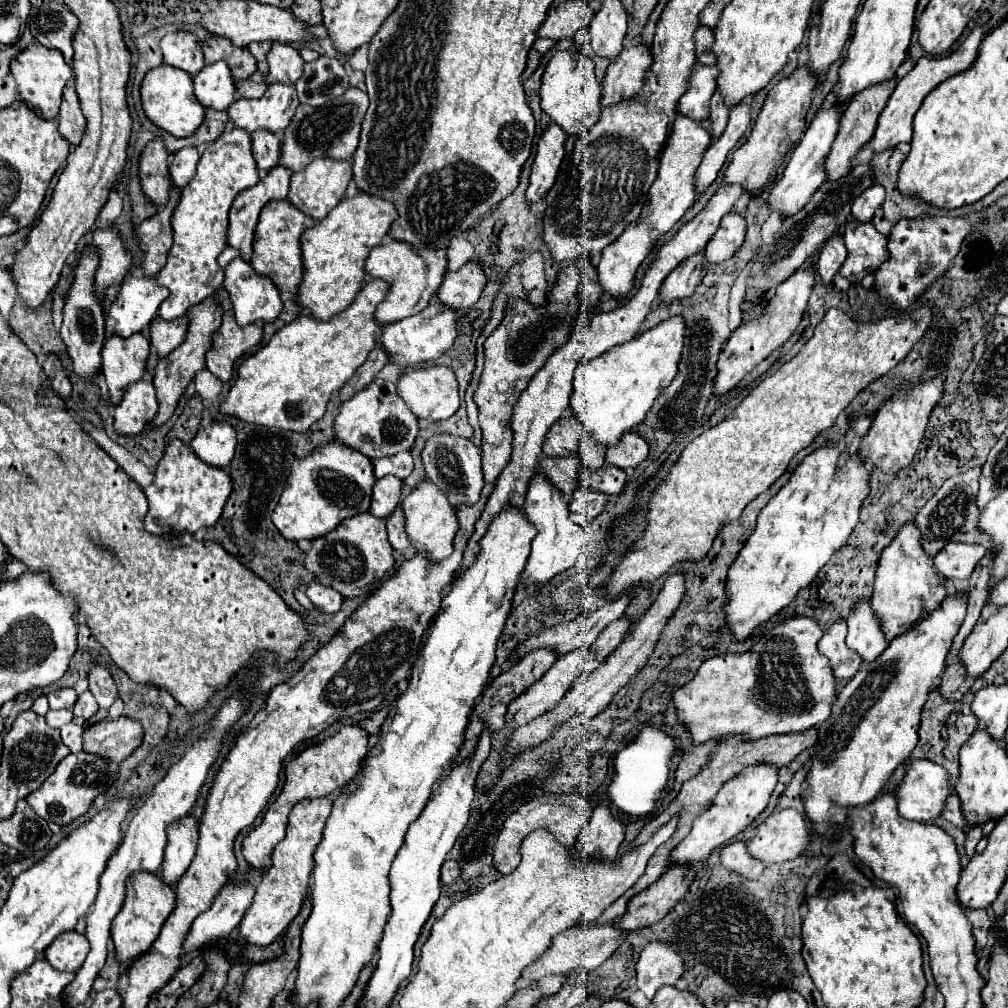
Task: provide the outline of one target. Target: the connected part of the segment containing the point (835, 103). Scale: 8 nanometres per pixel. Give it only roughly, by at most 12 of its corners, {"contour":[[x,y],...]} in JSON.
{"contour":[[826,99],[772,187],[770,209],[798,213],[826,181],[844,105]]}

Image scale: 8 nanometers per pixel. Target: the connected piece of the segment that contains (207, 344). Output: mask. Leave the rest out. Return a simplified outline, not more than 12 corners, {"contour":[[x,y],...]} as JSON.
{"contour":[[212,297],[188,311],[186,341],[156,365],[160,409],[172,417],[196,371],[206,367],[222,307]]}

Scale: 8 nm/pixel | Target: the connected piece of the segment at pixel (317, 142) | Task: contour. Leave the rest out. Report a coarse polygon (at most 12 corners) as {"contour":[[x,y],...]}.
{"contour":[[356,87],[322,107],[300,103],[282,145],[252,135],[258,169],[302,171],[348,161],[368,95]]}

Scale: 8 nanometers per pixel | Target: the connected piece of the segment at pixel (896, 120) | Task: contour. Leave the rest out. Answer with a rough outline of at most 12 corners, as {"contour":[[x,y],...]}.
{"contour":[[988,25],[948,57],[922,57],[898,81],[862,149],[878,155],[912,141],[924,97],[968,69]]}

